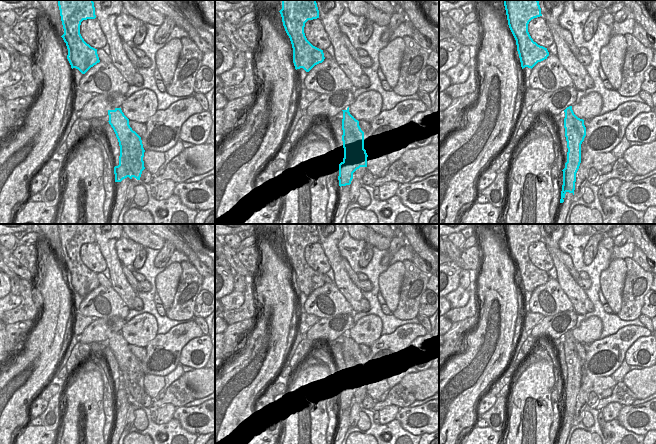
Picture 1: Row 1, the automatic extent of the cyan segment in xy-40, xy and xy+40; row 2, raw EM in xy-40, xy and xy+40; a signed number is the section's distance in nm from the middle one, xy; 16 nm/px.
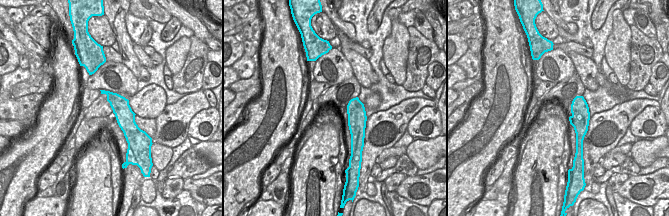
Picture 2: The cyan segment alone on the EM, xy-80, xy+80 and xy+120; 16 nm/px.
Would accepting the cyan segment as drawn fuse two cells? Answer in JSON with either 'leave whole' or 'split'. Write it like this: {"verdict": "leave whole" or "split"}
{"verdict": "split"}

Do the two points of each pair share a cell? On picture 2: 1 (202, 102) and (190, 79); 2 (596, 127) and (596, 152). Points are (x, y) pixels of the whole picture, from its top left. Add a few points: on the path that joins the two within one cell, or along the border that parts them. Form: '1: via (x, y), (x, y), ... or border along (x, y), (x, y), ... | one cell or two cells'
1: border along (201, 88), (188, 94) | two cells
2: via (599, 133), (598, 146) | one cell

